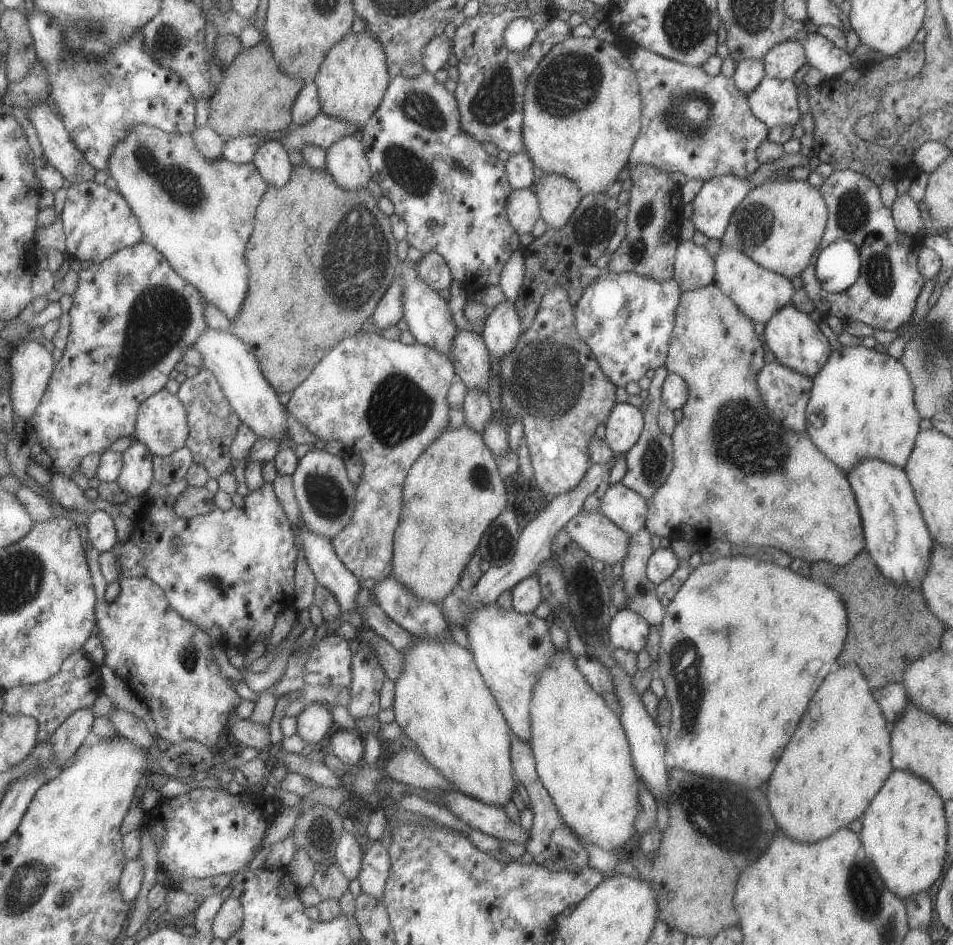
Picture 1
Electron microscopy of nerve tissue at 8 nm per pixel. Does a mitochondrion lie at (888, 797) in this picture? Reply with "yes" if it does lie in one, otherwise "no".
no

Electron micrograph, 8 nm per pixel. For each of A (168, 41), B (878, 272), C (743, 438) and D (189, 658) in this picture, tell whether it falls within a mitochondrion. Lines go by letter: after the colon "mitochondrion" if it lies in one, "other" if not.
A: mitochondrion
B: mitochondrion
C: mitochondrion
D: mitochondrion

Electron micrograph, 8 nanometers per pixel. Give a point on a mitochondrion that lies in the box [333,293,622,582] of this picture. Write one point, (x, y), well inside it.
(548, 381)

